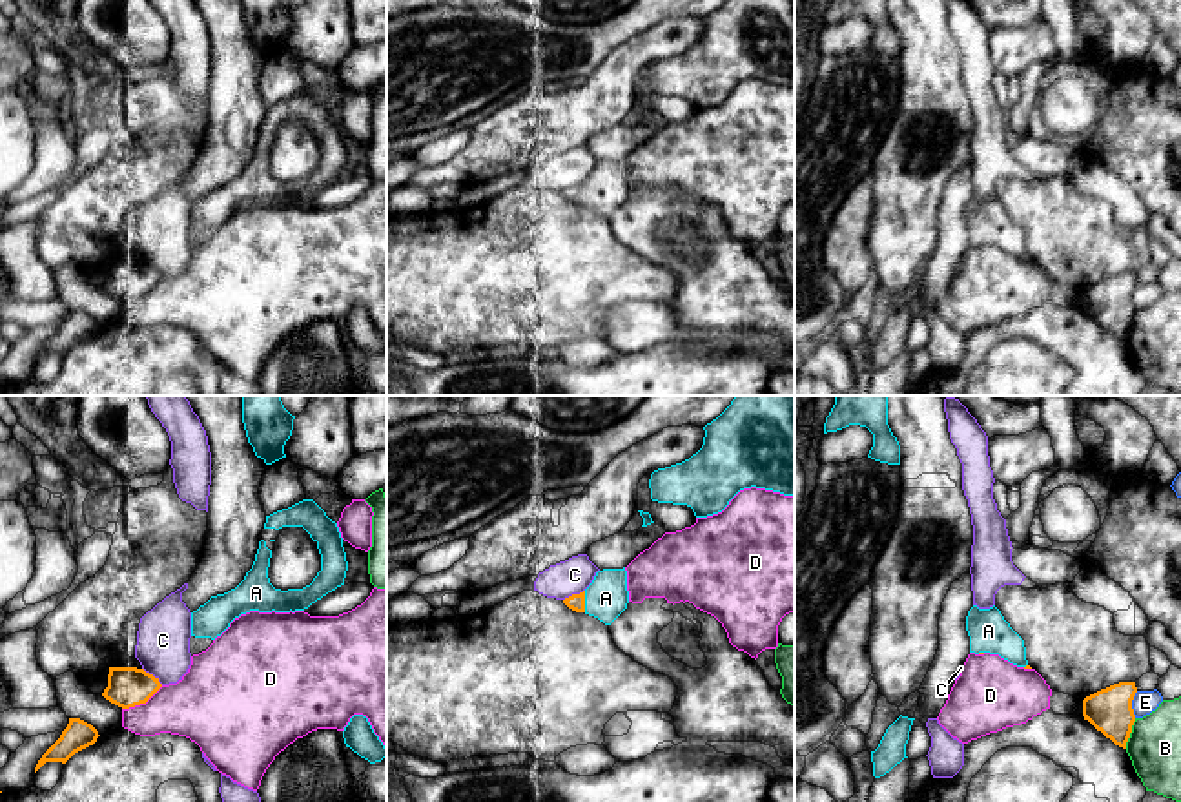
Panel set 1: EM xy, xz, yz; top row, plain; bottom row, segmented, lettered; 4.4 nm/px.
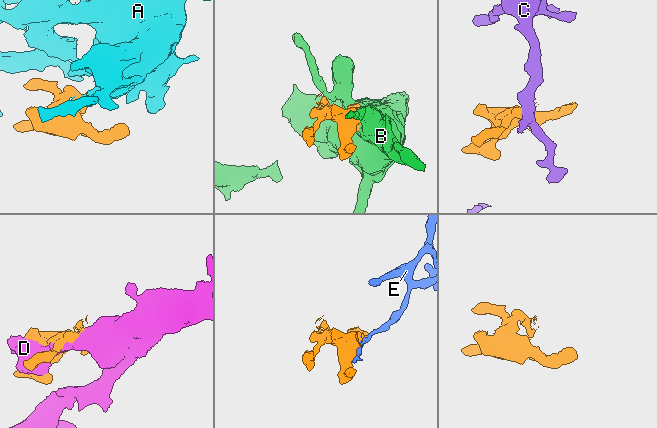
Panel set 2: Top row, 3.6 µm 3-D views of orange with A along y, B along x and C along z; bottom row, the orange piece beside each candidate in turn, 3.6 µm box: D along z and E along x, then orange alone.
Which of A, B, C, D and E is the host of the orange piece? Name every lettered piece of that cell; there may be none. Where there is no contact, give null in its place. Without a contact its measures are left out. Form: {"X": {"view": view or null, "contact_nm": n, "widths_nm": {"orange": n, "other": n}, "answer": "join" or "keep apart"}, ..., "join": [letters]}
{"A": {"view": "xz", "contact_nm": 100, "widths_nm": {"orange": 80, "other": 190}, "answer": "join"}, "B": {"view": "yz", "contact_nm": 140, "widths_nm": {"orange": 190, "other": 240}, "answer": "keep apart"}, "C": {"view": "xy", "contact_nm": 120, "widths_nm": {"orange": 180, "other": 240}, "answer": "keep apart"}, "D": {"view": "xy", "contact_nm": 220, "widths_nm": {"orange": 180, "other": 280}, "answer": "keep apart"}, "E": {"view": "yz", "contact_nm": 120, "widths_nm": {"orange": 190, "other": 100}, "answer": "keep apart"}, "join": ["A"]}

